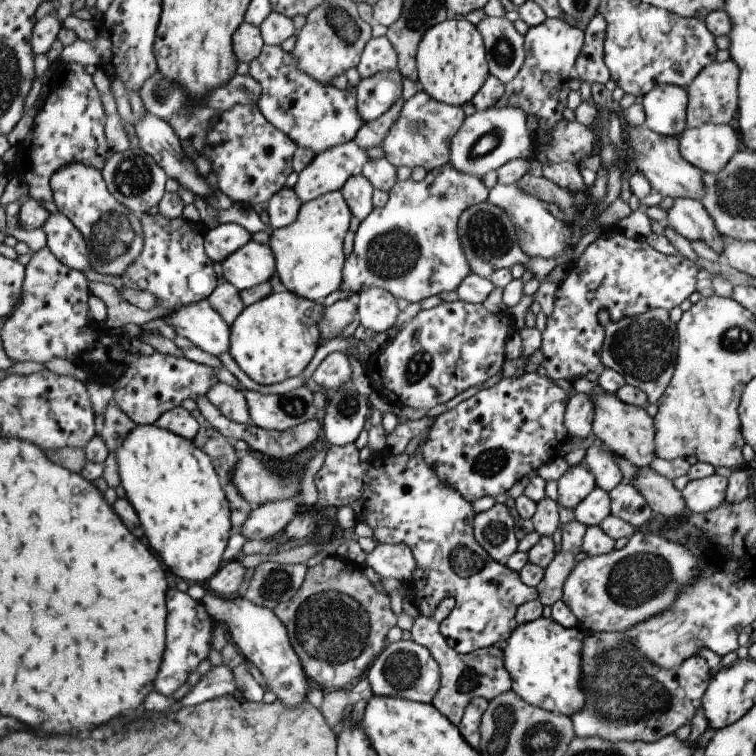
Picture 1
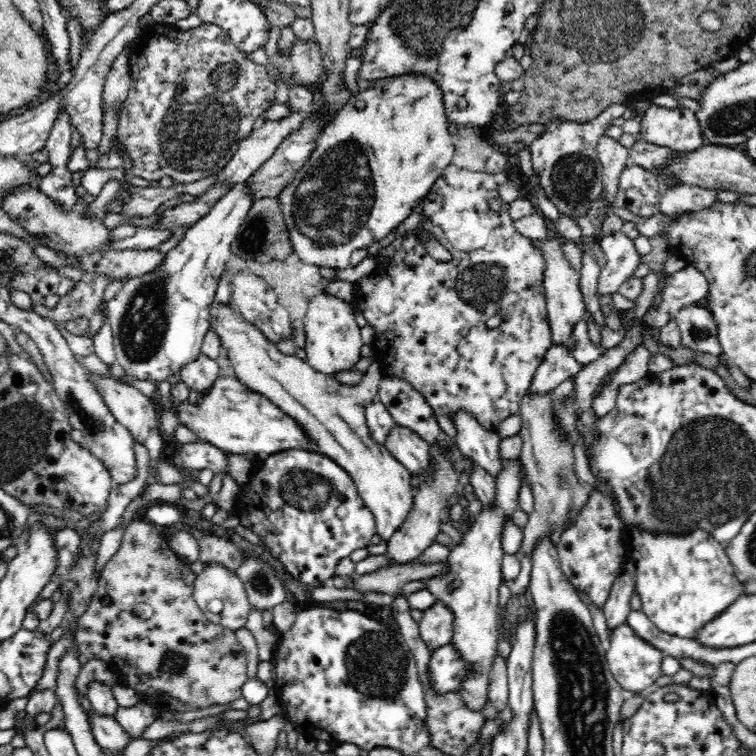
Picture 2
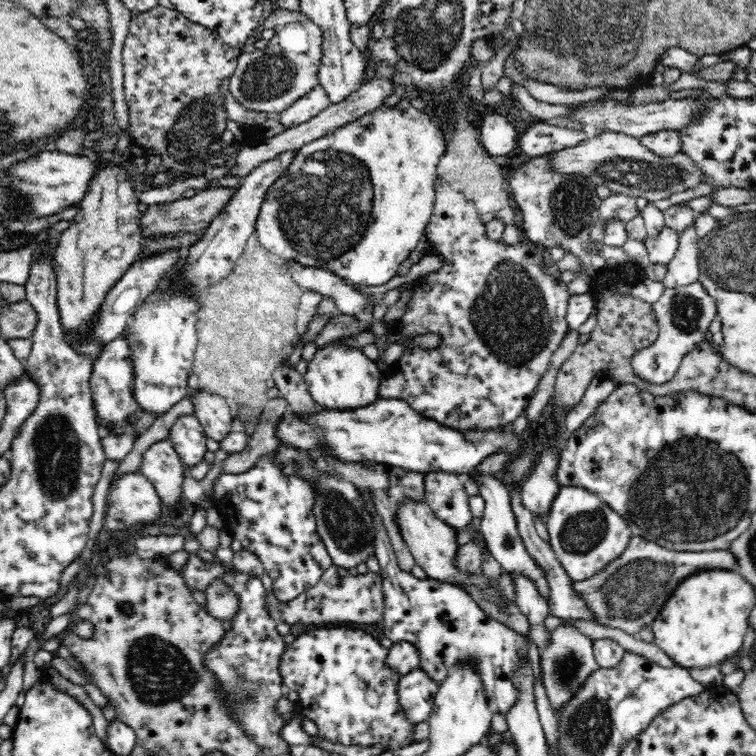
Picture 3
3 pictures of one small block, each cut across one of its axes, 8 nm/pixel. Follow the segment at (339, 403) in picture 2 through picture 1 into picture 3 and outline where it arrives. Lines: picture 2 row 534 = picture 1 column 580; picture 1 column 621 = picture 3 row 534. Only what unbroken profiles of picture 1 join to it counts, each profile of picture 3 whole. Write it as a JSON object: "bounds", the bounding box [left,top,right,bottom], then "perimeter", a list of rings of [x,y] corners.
{"bounds":[398,502,518,612],"perimeter":[[[406,502],[398,510],[398,527],[402,531],[402,538],[406,541],[414,563],[419,566],[429,580],[436,580],[445,584],[458,586],[460,589],[476,587],[486,602],[494,605],[510,606],[511,612],[517,611],[518,592],[515,578],[508,571],[500,571],[500,576],[491,582],[482,568],[468,572],[457,566],[457,554],[460,549],[457,530],[450,524],[440,520],[425,502]]]}

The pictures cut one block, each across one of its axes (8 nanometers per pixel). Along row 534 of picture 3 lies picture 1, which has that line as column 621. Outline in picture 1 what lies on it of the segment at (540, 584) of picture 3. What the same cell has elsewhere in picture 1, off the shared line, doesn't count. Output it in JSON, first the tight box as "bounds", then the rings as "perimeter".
{"bounds":[608,480,654,530],"perimeter":[[[623,480],[608,492],[610,514],[630,524],[635,530],[642,530],[654,514],[645,499],[629,482]]]}

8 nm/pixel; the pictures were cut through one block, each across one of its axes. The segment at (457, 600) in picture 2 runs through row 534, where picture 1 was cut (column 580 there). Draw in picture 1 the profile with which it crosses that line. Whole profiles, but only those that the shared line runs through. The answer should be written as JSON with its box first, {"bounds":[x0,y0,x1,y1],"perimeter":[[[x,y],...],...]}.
{"bounds":[556,462,596,508],"perimeter":[[[583,462],[569,467],[557,480],[556,503],[573,508],[596,487],[594,476]]]}

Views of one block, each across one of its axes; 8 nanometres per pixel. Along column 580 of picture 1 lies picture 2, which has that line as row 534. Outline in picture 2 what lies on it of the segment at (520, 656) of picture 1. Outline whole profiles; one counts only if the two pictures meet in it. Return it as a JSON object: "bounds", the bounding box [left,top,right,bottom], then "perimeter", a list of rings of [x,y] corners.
{"bounds":[630,526,746,639],"perimeter":[[[630,526],[635,562],[635,593],[642,599],[642,609],[658,631],[682,639],[695,639],[704,626],[714,622],[726,607],[746,594],[745,583],[737,575],[723,543],[704,530],[687,535],[658,533],[652,535]]]}

